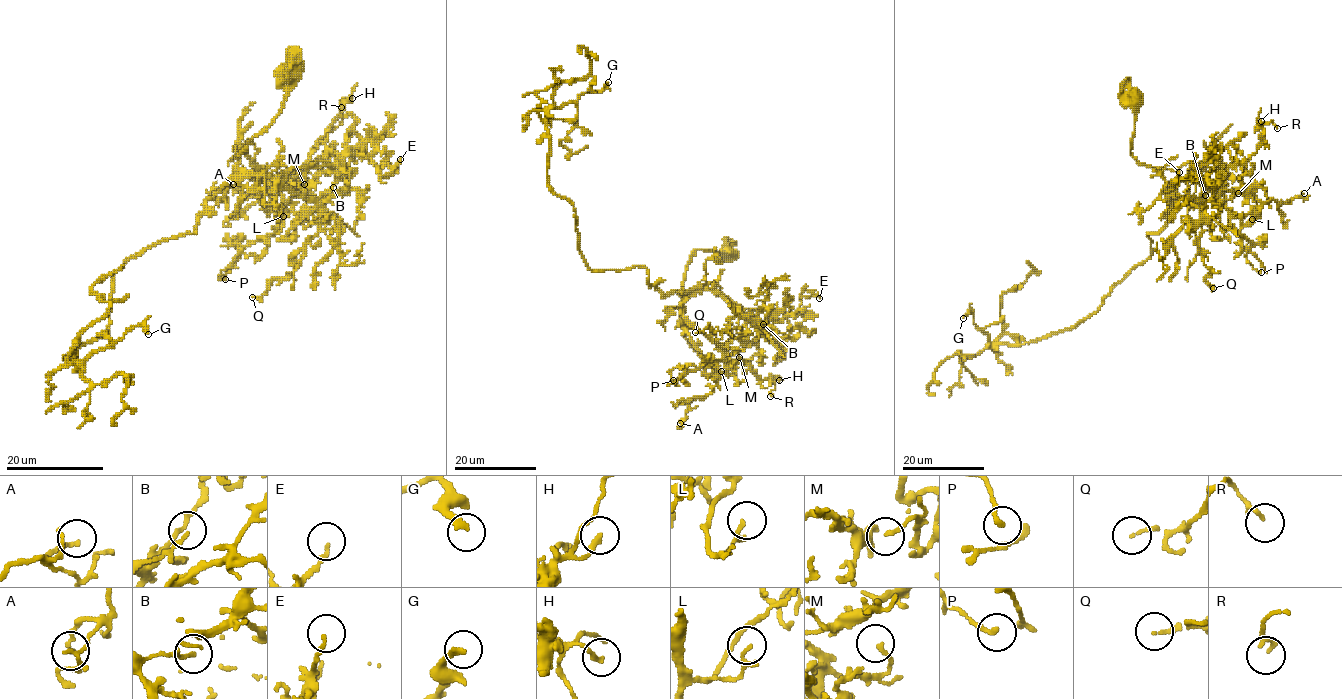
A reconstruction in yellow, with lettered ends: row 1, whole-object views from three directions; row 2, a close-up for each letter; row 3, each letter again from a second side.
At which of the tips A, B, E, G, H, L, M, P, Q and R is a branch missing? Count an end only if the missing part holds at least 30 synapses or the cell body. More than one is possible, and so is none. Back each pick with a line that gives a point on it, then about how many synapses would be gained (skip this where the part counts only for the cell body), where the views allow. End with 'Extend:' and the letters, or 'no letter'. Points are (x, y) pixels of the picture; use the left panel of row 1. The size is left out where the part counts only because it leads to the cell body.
Extend: no letter

